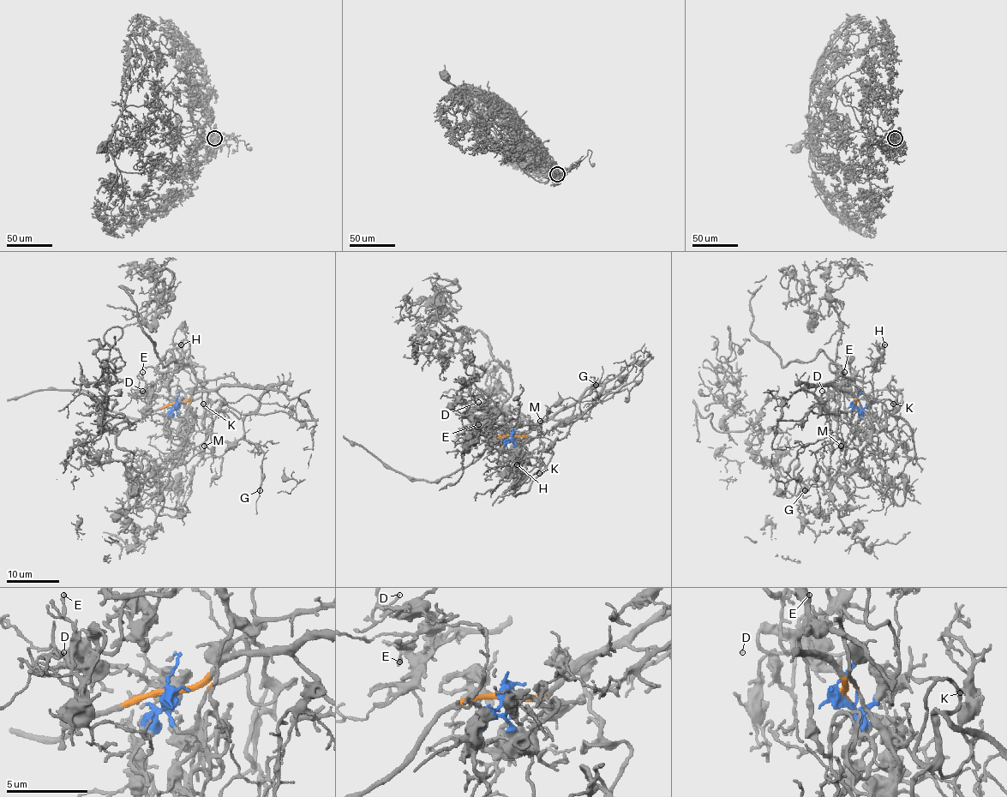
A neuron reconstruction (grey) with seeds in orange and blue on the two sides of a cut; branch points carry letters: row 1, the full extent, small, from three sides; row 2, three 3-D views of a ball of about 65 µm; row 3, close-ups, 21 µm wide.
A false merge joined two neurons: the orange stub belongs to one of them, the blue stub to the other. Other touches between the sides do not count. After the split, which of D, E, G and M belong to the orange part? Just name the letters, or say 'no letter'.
G, M

